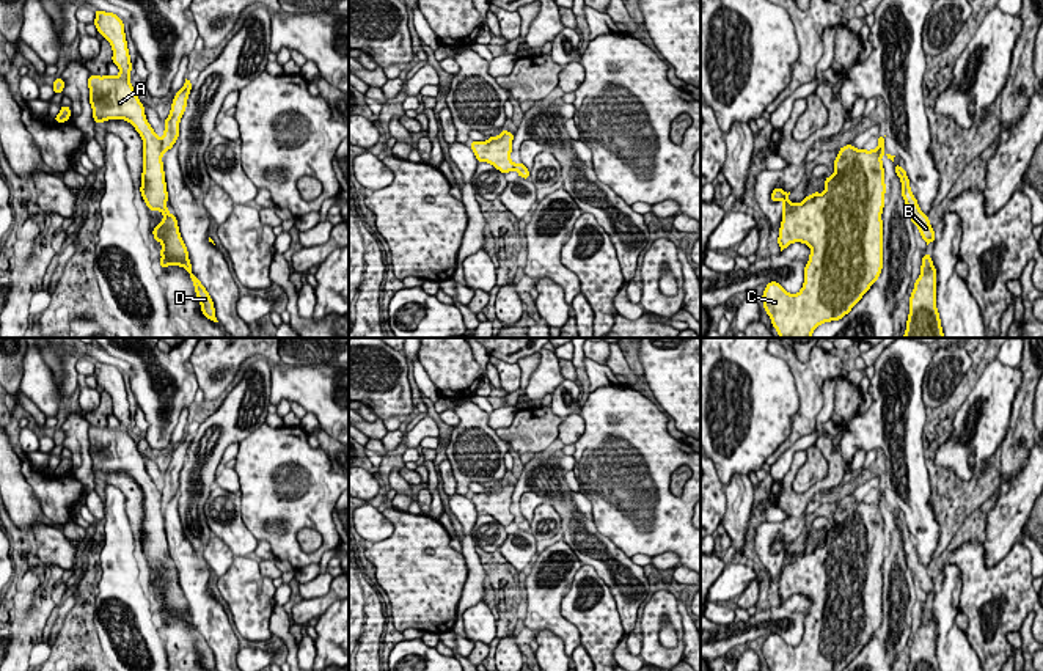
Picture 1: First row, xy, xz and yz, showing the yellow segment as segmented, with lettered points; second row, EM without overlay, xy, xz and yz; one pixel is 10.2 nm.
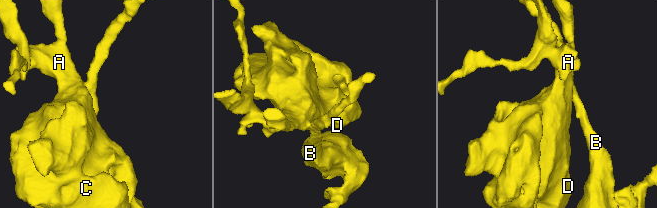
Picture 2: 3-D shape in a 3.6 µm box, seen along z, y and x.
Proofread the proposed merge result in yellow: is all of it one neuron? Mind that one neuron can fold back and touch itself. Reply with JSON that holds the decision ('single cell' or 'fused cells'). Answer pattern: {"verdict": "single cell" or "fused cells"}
{"verdict": "fused cells"}

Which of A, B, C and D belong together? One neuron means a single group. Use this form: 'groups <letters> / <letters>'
groups A C D / B

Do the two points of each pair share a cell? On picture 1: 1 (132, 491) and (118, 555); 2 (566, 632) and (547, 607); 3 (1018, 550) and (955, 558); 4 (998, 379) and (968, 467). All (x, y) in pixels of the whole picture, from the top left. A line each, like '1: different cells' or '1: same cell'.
1: different cells
2: same cell
3: same cell
4: same cell

